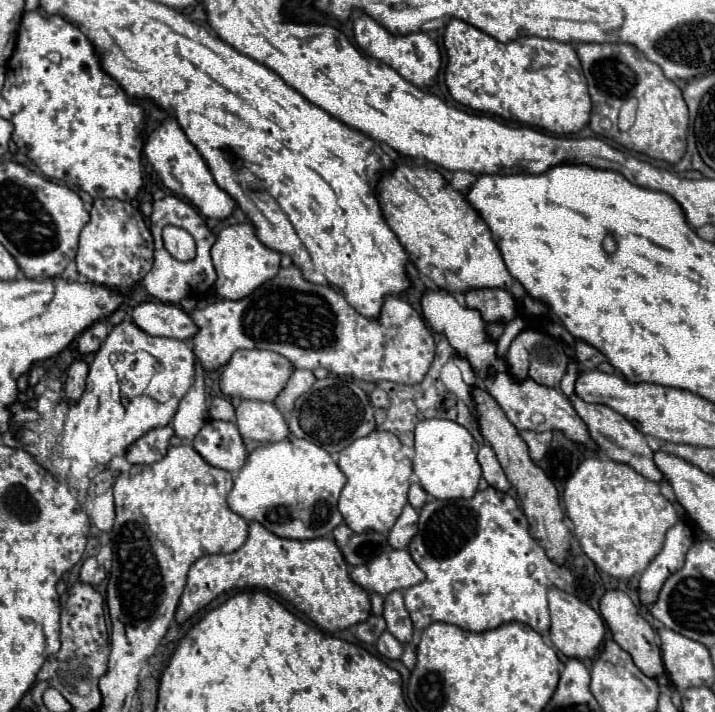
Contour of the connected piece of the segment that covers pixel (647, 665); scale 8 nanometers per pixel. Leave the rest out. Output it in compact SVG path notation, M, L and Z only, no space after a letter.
M609 589L603 593L601 601L599 601L599 609L601 615L607 623L607 627L613 633L613 639L621 645L621 649L629 651L629 655L633 657L635 665L649 677L657 677L661 685L667 685L667 679L663 675L663 663L661 663L661 647L659 647L659 639L657 633L653 631L653 627L639 615L635 603L629 599L627 593L619 591L619 589Z

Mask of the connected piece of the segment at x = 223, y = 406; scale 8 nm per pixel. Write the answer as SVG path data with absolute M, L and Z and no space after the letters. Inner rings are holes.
M217 397L211 401L211 419L221 419L221 421L235 421L235 409L229 399Z

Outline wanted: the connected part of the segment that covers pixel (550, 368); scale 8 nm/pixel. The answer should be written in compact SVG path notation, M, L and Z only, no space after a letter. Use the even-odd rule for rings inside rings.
M521 331L515 341L511 343L507 355L505 355L507 371L517 379L519 383L527 377L531 377L535 383L541 383L545 387L557 387L561 383L561 377L567 371L567 355L563 351L563 343L551 335L537 333L537 331Z

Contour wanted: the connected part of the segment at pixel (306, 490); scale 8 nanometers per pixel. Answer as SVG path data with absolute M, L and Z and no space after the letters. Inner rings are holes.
M289 435L283 441L261 445L249 453L235 477L227 503L233 513L245 521L261 523L277 537L317 539L343 523L337 499L345 481L345 475L325 449Z

